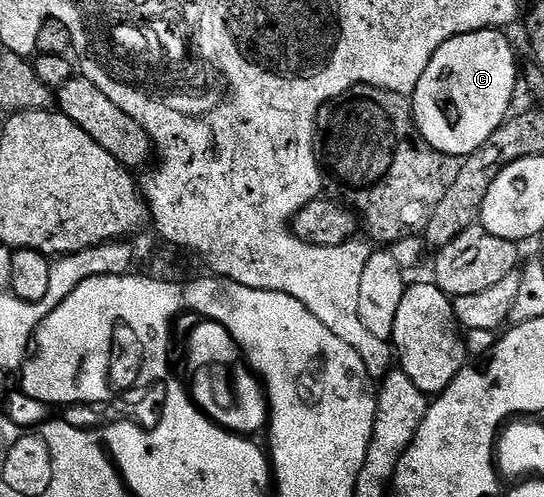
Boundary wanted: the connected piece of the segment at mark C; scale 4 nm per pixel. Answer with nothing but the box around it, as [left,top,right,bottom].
[411,29,521,159]

